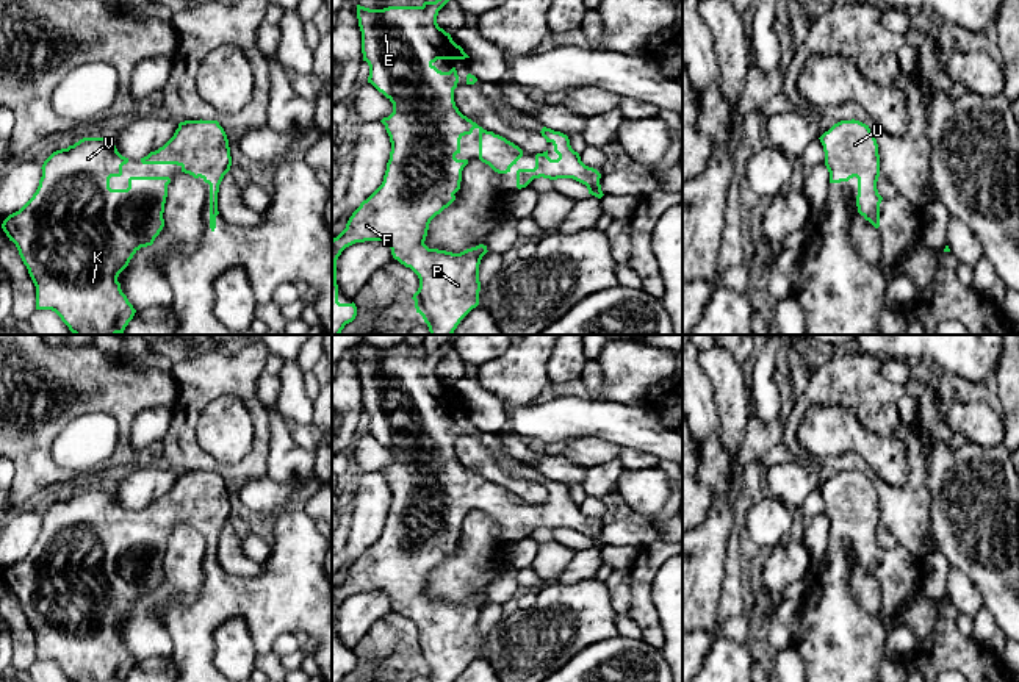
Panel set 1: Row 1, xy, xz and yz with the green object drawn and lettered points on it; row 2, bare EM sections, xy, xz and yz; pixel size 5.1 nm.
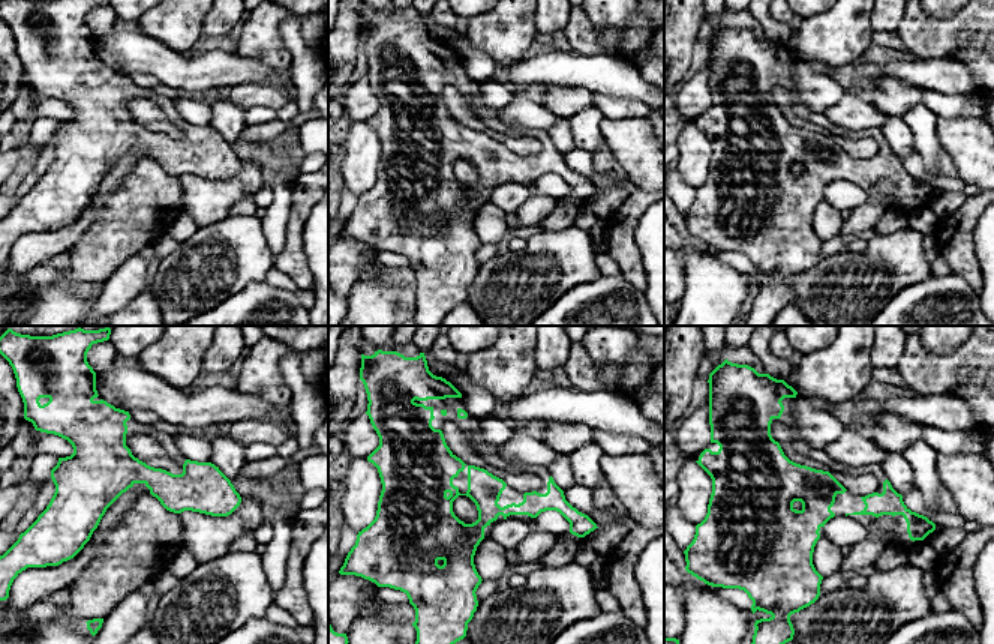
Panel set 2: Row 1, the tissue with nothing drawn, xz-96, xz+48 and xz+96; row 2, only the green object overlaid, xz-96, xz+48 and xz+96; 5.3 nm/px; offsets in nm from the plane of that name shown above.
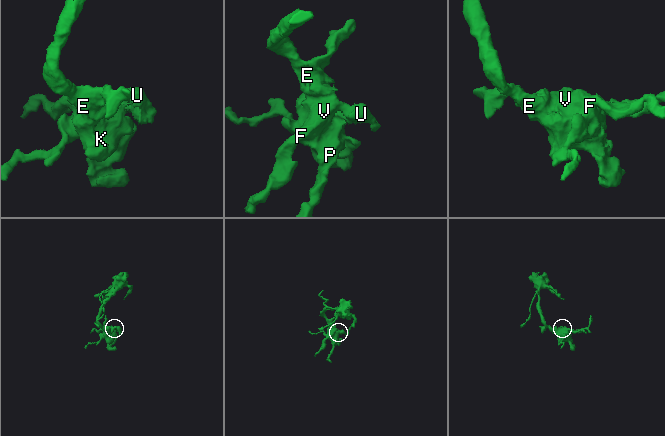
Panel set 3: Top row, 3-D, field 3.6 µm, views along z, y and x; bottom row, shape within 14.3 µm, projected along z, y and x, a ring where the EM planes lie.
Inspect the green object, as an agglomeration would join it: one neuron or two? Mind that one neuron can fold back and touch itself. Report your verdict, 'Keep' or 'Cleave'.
Keep

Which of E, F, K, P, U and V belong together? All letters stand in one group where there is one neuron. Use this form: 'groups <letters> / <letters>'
groups E F K P U V

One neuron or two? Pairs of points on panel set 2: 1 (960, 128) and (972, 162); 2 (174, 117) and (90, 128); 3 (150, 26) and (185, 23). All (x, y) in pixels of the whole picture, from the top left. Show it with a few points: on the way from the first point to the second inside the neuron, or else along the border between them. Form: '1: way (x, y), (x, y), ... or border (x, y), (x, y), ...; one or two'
1: way (963, 137), (972, 146), (972, 153); one
2: way (176, 143), (155, 143), (134, 134), (119, 134); one
3: way (159, 23), (176, 23); one

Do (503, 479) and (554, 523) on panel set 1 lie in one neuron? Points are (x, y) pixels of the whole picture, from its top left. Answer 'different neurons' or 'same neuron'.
different neurons

